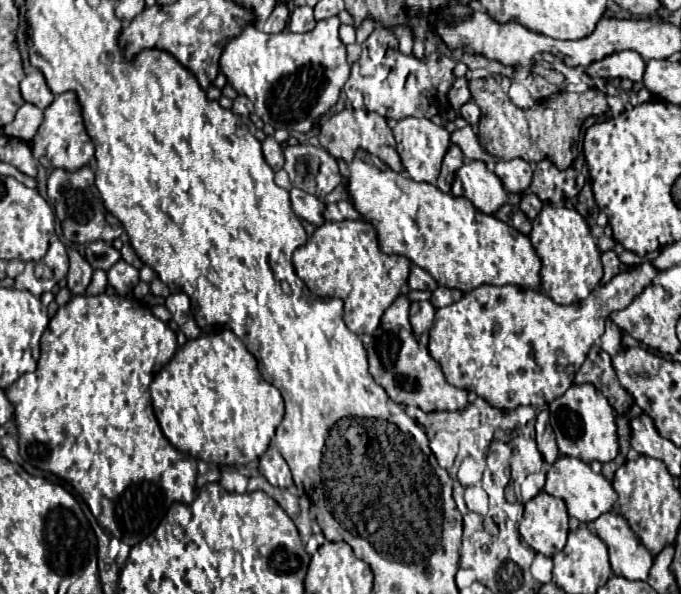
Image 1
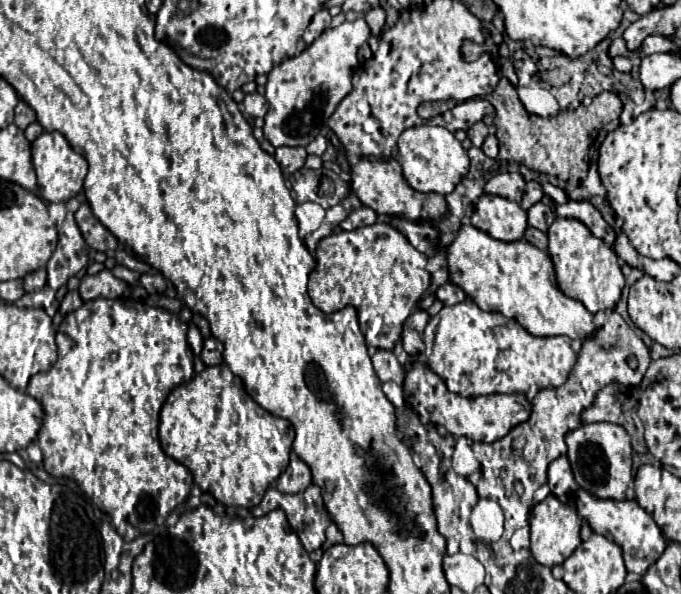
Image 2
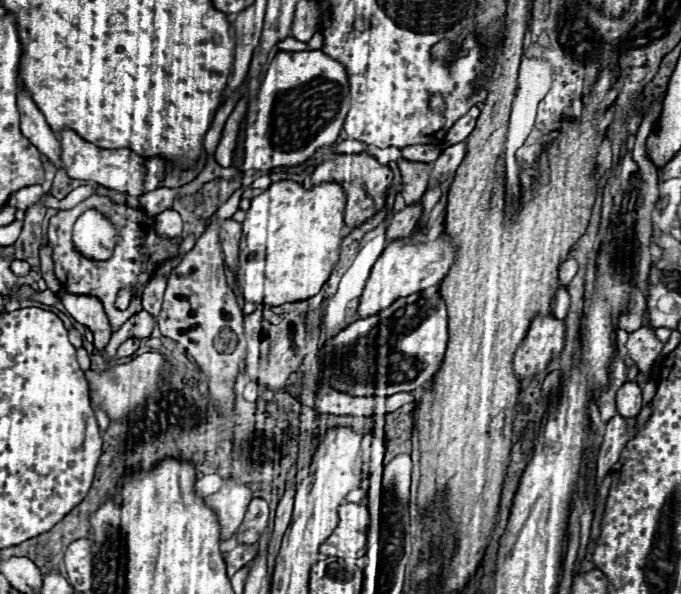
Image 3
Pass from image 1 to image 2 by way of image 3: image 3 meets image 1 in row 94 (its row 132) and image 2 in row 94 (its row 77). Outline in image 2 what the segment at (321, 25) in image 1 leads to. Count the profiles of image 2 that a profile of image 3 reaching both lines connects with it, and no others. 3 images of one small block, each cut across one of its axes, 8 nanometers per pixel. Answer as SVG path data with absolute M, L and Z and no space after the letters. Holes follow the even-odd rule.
M360 14L354 22L344 22L336 28L322 32L314 44L302 54L284 60L268 74L266 100L270 110L266 114L264 138L274 146L306 146L320 134L322 124L340 104L340 100L352 90L352 76L357 68L356 52L370 38L370 28Z

